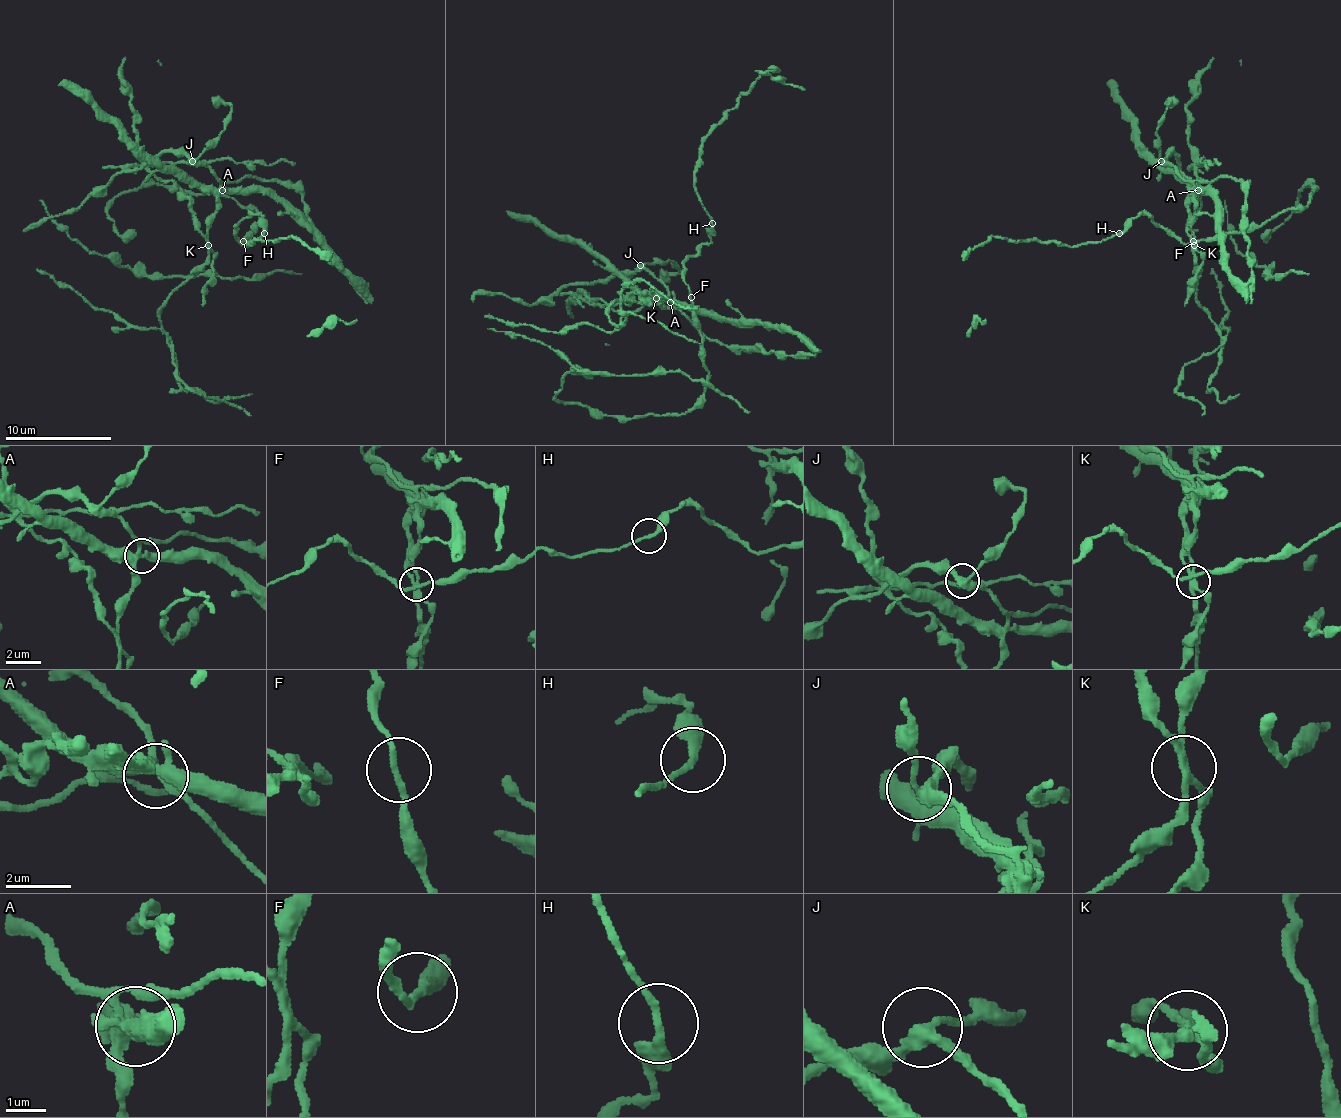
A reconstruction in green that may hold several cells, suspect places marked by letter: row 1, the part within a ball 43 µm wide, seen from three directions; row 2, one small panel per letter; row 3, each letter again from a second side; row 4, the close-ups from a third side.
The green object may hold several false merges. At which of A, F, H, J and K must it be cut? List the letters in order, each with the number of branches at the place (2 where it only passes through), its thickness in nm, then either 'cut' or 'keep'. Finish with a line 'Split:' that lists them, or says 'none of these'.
A: 5 | 400 nm | keep
F: 2 | 170 nm | keep
H: 2 | 220 nm | keep
J: 3 | 300 nm | keep
K: 4 | 220 nm | cut
Split: K

